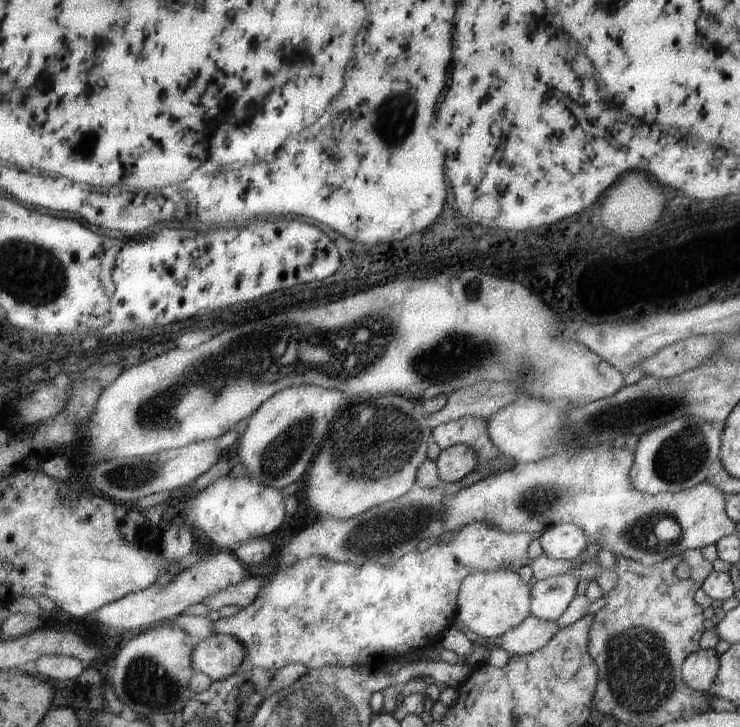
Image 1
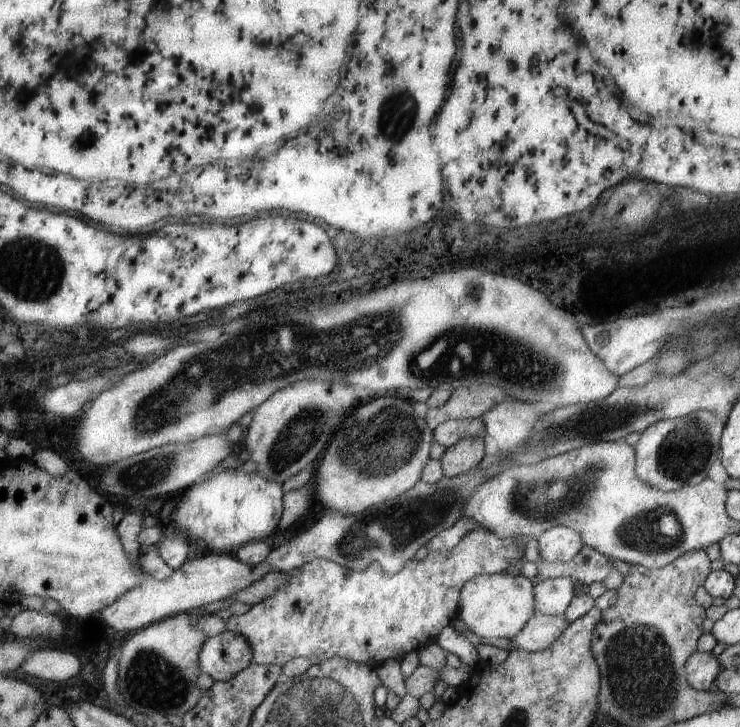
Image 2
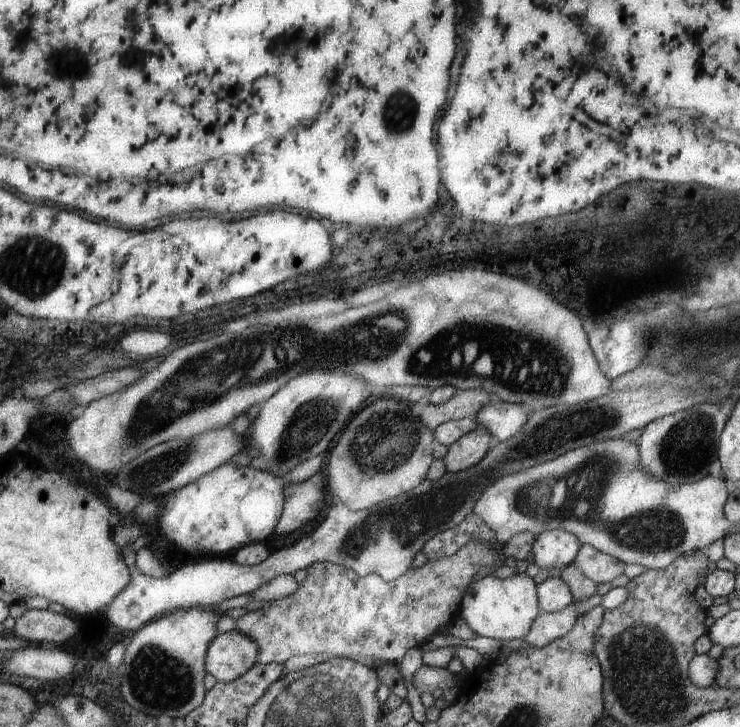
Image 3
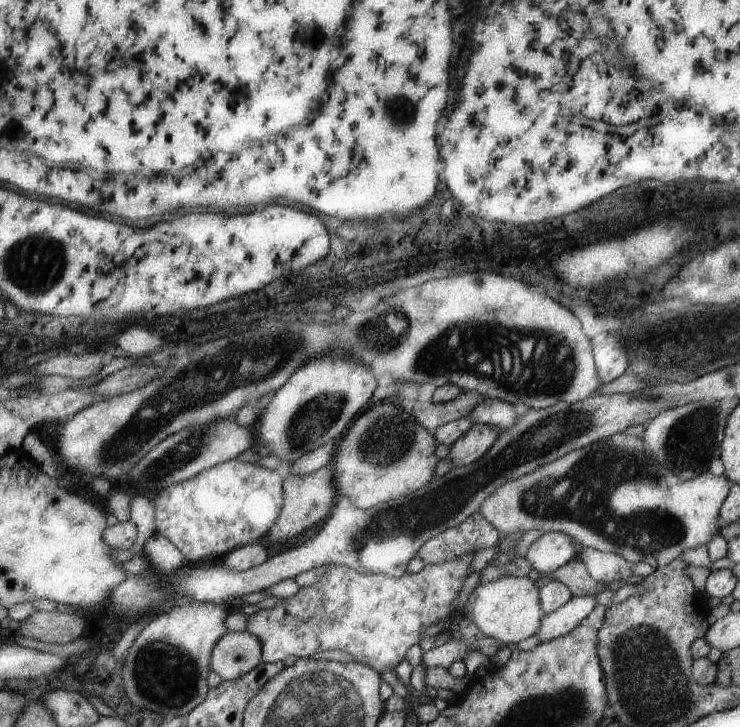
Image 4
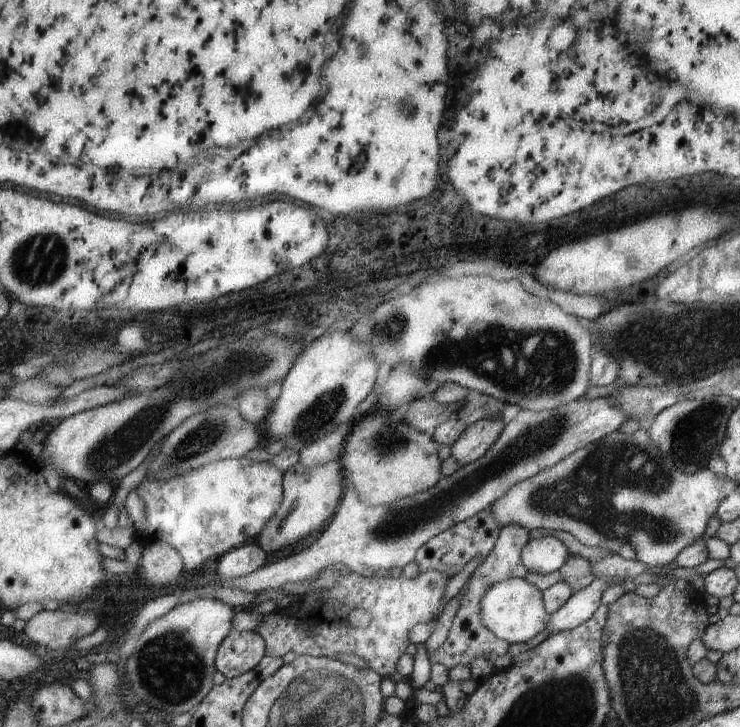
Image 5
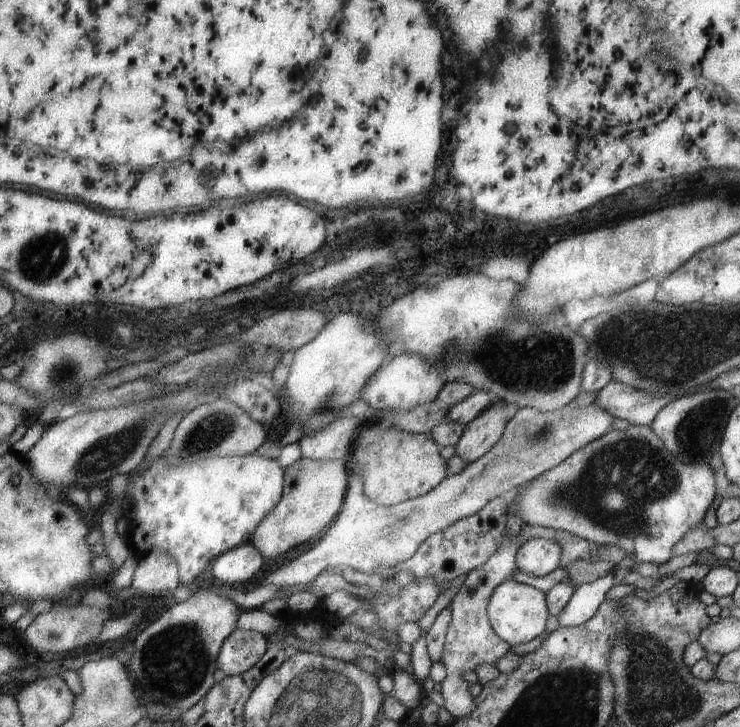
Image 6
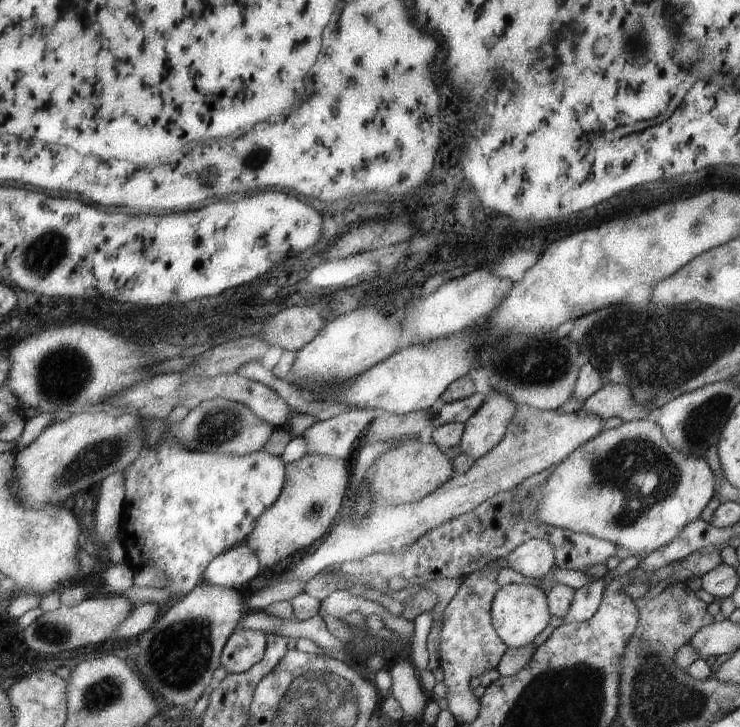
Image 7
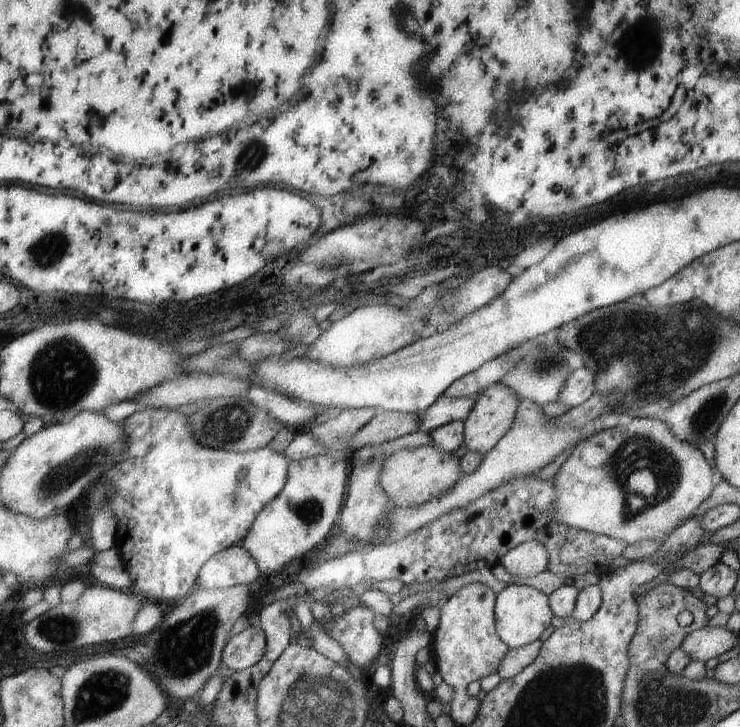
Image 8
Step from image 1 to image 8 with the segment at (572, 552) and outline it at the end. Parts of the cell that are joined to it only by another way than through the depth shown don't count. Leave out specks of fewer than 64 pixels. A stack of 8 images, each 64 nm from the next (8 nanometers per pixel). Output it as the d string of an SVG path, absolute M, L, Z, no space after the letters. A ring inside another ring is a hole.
M525 541L510 548L502 557L499 564L511 576L530 577L545 570L547 551L535 541Z

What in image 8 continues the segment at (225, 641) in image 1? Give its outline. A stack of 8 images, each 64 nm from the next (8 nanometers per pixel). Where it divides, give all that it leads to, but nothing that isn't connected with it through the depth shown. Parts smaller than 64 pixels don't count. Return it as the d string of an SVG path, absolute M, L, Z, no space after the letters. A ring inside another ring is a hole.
M249 624L225 643L221 662L234 671L246 669L259 662L266 651L264 630L256 624Z

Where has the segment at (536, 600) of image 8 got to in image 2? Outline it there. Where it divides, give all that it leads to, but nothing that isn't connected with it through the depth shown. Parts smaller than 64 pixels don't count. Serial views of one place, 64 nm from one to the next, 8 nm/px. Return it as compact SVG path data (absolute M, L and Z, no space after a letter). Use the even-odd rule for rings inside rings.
M501 573L474 576L462 584L458 597L457 621L477 636L511 639L522 629L526 620L536 613L531 581L521 573L511 576Z

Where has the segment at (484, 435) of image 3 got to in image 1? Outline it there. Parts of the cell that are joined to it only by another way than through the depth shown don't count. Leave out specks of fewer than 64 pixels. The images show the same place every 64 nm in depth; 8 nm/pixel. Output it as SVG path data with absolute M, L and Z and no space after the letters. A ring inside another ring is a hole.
M457 444L441 449L435 458L437 476L443 484L459 482L465 475L475 470L475 452L465 444Z

